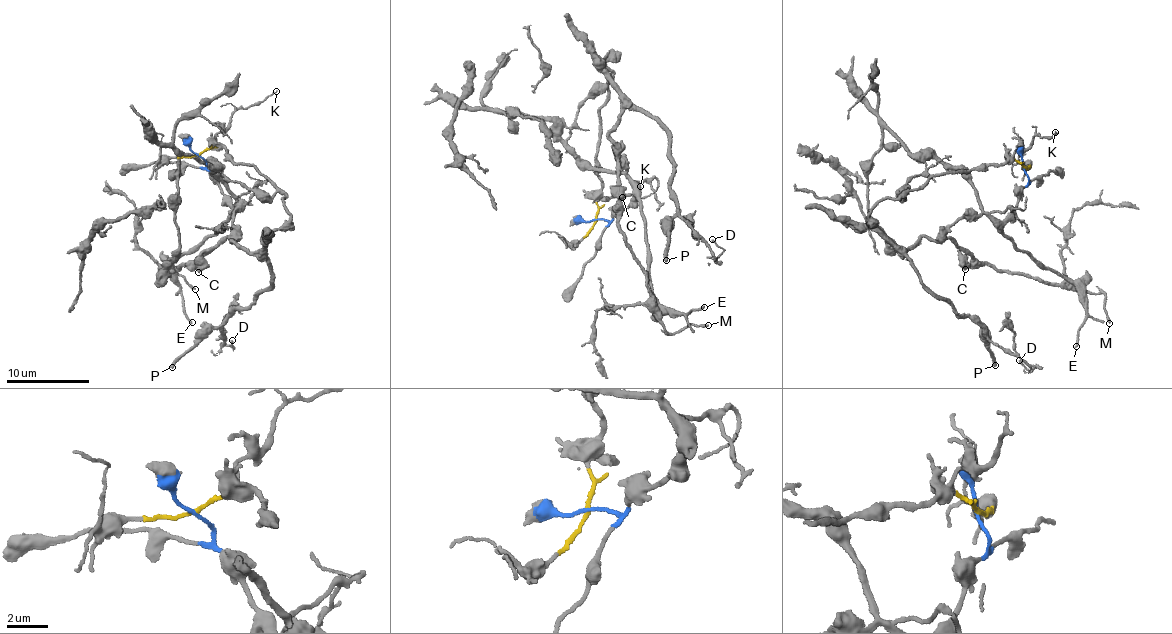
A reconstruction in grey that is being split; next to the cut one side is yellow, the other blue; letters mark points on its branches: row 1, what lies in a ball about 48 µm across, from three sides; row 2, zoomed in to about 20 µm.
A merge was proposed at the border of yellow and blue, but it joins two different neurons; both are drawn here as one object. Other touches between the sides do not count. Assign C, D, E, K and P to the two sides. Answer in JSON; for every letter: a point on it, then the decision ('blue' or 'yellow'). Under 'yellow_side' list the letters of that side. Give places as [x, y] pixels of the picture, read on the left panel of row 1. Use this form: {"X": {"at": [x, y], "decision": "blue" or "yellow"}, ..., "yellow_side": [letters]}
{"C": {"at": [198, 272], "decision": "yellow"}, "D": {"at": [232, 340], "decision": "yellow"}, "E": {"at": [192, 322], "decision": "blue"}, "K": {"at": [276, 91], "decision": "yellow"}, "P": {"at": [172, 367], "decision": "yellow"}, "yellow_side": ["C", "D", "K", "P"]}

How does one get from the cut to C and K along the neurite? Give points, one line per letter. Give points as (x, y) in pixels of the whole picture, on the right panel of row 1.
C: (1024, 167), (1012, 161), (927, 178), (869, 213), (869, 226), (897, 245), (951, 236), (962, 248), (965, 270)
K: (1024, 167), (1014, 157), (1017, 148), (1021, 150), (1030, 145), (1036, 135), (1050, 139), (1054, 131)

